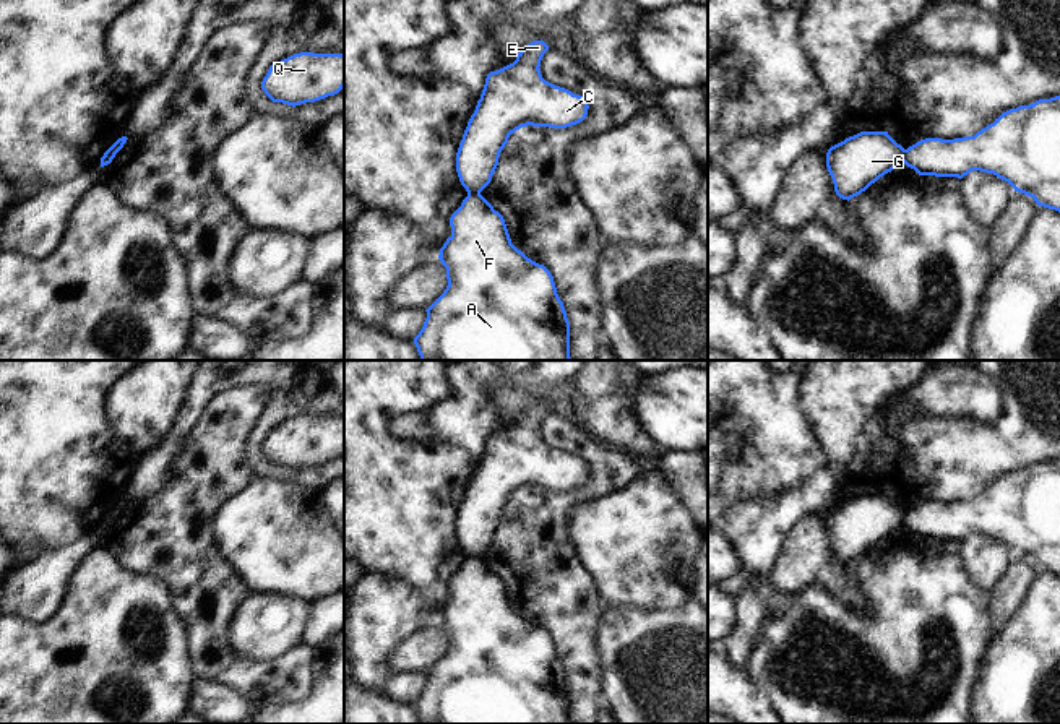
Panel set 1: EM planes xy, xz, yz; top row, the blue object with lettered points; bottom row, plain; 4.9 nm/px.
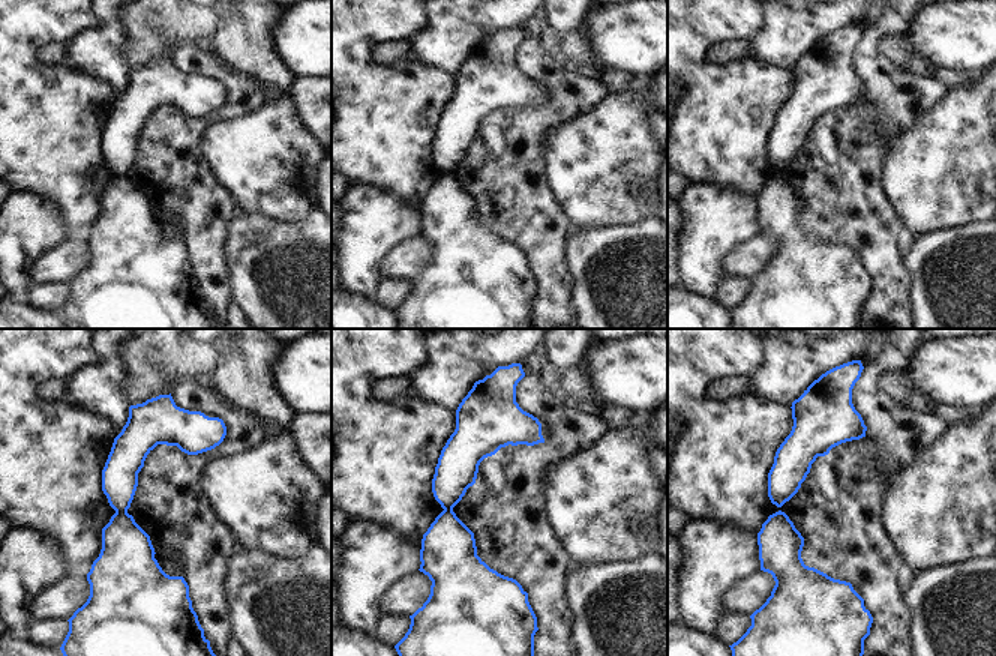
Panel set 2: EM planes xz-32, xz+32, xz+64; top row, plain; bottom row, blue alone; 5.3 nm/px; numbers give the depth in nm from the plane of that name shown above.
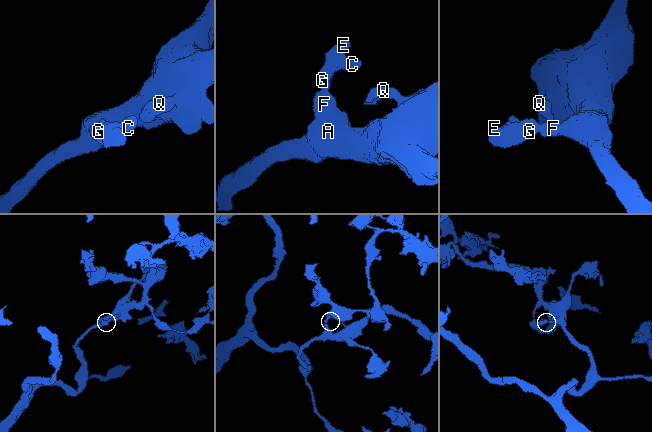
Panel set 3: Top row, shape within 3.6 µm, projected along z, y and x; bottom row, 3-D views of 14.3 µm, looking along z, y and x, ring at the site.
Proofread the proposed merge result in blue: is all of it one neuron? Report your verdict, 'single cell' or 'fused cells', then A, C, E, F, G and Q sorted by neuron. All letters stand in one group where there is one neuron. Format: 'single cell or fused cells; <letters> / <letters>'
fused cells; A F Q / C E G

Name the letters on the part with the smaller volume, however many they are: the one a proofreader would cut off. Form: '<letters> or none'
C, E, G

